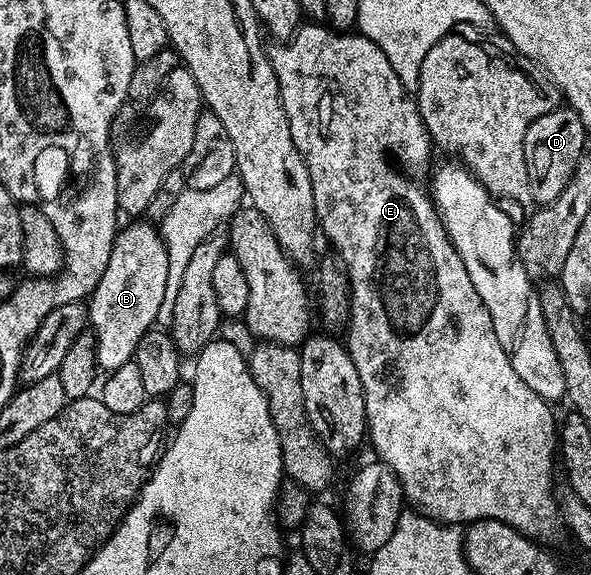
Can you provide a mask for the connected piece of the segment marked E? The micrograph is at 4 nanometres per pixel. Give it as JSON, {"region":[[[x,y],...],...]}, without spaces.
{"region":[[[308,21],[297,27],[296,34],[283,45],[271,48],[268,60],[272,63],[280,86],[282,105],[290,121],[290,137],[294,137],[294,145],[310,173],[319,230],[323,238],[325,235],[332,242],[331,250],[340,256],[350,277],[352,315],[346,328],[346,346],[354,361],[354,369],[358,369],[358,377],[362,381],[368,418],[366,439],[369,444],[372,442],[372,447],[376,450],[375,458],[396,474],[405,500],[429,519],[449,525],[467,525],[479,519],[497,519],[506,525],[517,527],[529,539],[549,541],[560,529],[562,531],[562,507],[552,488],[552,474],[556,467],[558,471],[558,419],[556,423],[552,416],[553,404],[538,397],[538,393],[534,393],[534,389],[530,389],[526,381],[522,381],[522,377],[514,373],[514,365],[510,365],[510,357],[506,357],[506,349],[502,349],[494,333],[490,313],[482,303],[482,297],[478,297],[478,289],[474,289],[470,273],[466,273],[466,265],[462,265],[462,257],[458,257],[429,192],[425,188],[423,191],[418,184],[411,183],[406,176],[399,175],[388,164],[388,155],[393,155],[404,163],[424,163],[434,152],[433,141],[428,136],[415,98],[404,88],[398,73],[394,73],[394,65],[386,61],[386,53],[382,53],[382,49],[378,49],[374,41],[359,33],[341,33],[331,26]]]}

